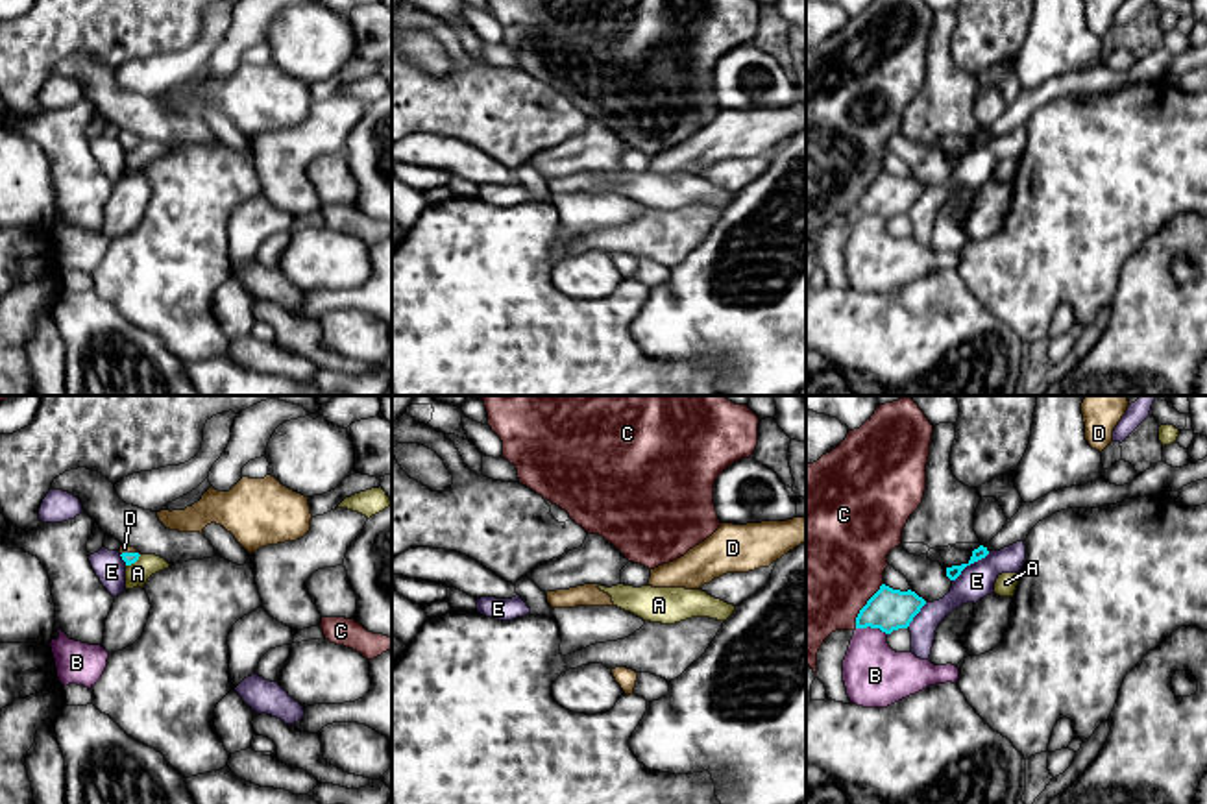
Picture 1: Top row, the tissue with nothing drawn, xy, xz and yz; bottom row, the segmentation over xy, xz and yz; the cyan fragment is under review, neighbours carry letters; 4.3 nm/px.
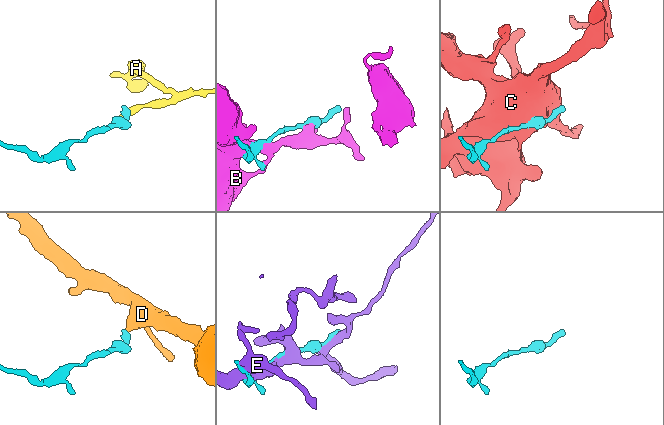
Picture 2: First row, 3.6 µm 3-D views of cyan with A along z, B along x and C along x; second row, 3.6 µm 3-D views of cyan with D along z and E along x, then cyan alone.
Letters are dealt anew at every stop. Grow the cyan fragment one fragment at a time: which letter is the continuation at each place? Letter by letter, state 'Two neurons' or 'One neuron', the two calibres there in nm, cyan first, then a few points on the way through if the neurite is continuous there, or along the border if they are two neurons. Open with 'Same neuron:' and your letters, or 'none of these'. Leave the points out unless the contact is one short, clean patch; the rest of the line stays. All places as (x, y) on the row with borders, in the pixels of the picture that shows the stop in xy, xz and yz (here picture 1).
Same neuron: D
A: Two neurons. Thickness 50 nm (cyan) against 100 nm. Boundary: xy (141, 555), (126, 566)
B: Two neurons. Thickness 180 nm (cyan) against 280 nm
C: Two neurons. Thickness 180 nm (cyan) against 500 nm. Boundary: yz (882, 583), (860, 610), (854, 627)
D: One neuron. Thickness 50 nm (cyan) against 30 nm. Path across: xy (130, 559), (130, 553), (124, 548)
E: Two neurons. Thickness 60 nm (cyan) against 160 nm

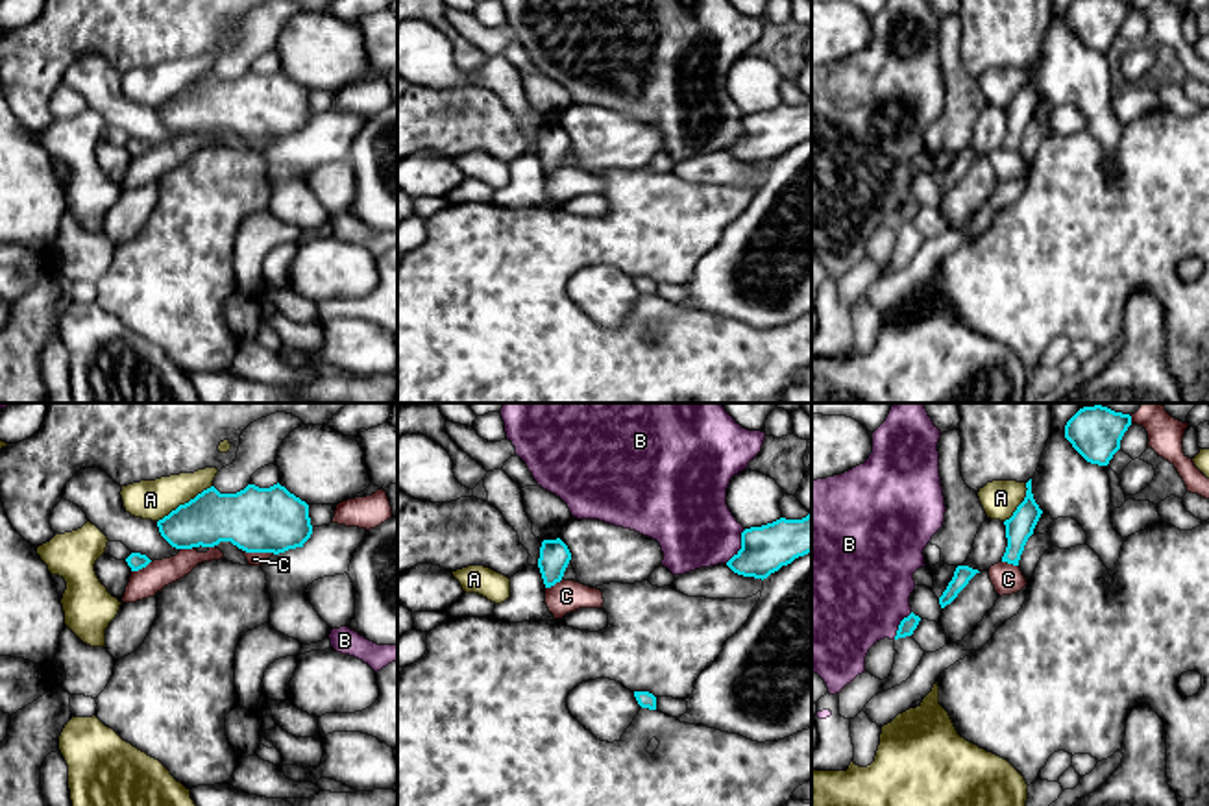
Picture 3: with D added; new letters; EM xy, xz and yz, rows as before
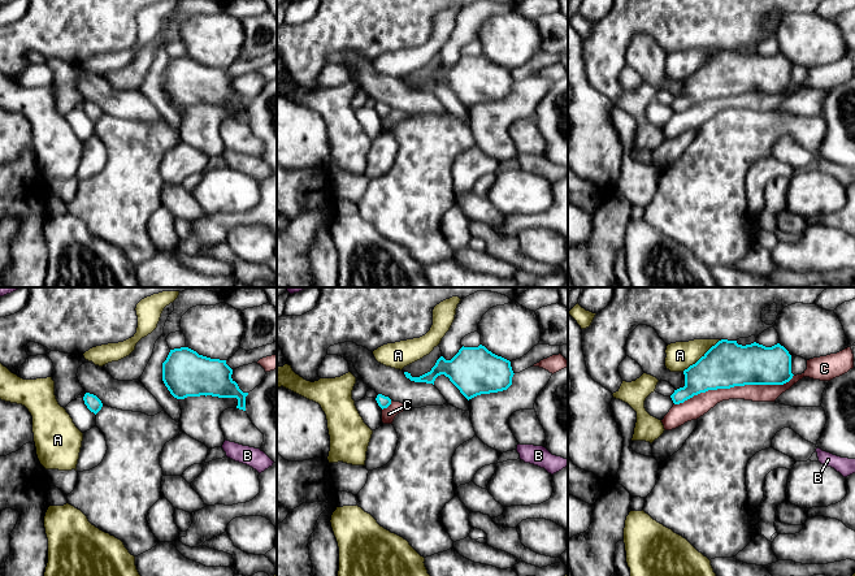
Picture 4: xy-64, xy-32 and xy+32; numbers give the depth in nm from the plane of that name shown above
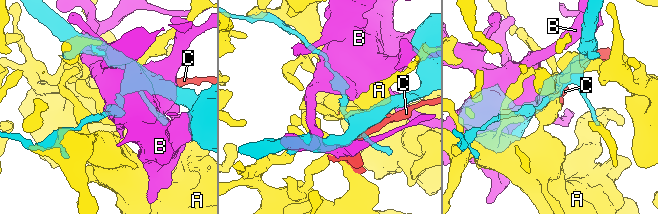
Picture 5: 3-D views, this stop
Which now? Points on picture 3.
Same neuron: none of these
A: Two neurons. Thickness 220 nm (cyan) against 180 nm
B: Two neurons. Thickness 200 nm (cyan) against 340 nm
C: Two neurons. Thickness 280 nm (cyan) against 60 nm

